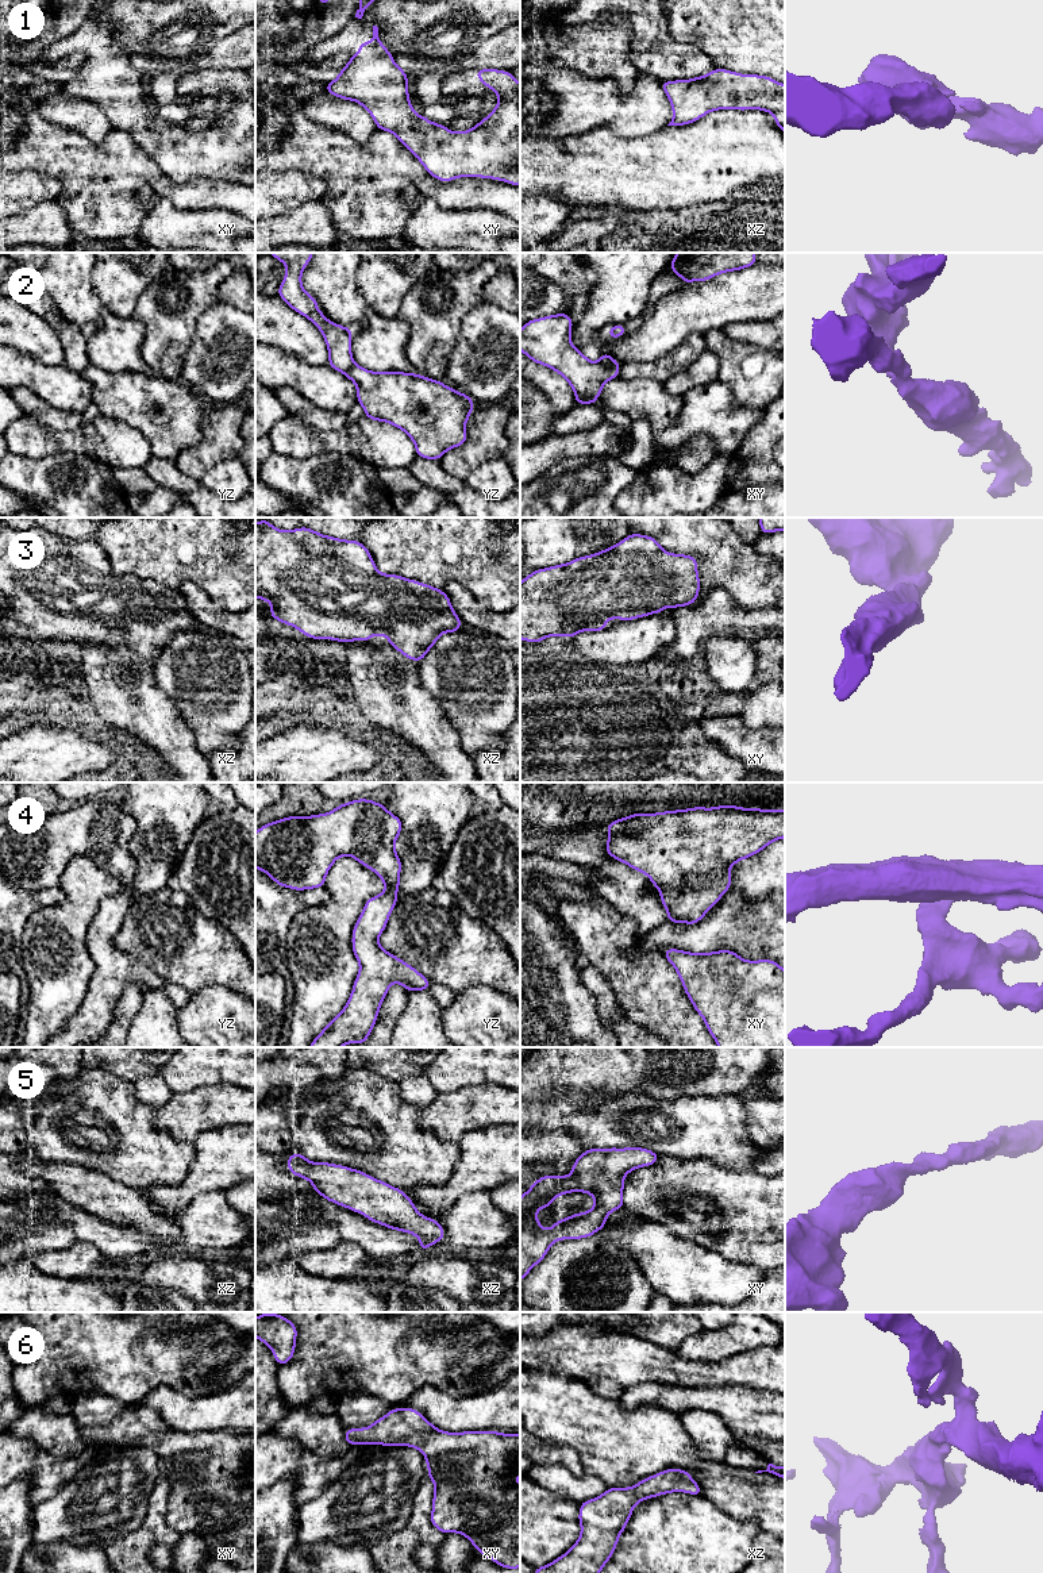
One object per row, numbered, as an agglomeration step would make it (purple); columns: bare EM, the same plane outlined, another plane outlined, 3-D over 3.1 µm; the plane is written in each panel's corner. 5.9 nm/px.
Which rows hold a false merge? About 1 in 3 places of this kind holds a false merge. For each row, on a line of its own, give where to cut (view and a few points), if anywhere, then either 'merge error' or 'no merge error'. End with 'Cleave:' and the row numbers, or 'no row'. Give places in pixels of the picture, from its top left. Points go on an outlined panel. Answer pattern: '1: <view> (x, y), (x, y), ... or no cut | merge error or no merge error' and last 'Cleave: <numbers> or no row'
1: no cut | no merge error
2: xy (600, 361), (618, 368) | merge error
3: no cut | no merge error
4: no cut | no merge error
5: no cut | no merge error
6: no cut | no merge error
Cleave: 2

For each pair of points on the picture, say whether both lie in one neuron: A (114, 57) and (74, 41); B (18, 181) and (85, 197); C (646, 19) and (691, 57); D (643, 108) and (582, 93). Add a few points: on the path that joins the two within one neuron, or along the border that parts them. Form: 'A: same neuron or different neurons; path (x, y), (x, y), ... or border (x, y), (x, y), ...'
A: same neuron; path (104, 52), (93, 41), (84, 41)
B: different neurons; border (34, 172), (50, 175), (60, 183), (57, 199)
C: same neuron; path (654, 31), (678, 56)
D: same neuron; path (628, 108), (609, 108), (597, 102)

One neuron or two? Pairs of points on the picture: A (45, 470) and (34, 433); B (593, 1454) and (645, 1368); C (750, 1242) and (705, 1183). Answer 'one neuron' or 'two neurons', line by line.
A: two neurons
B: two neurons
C: one neuron

